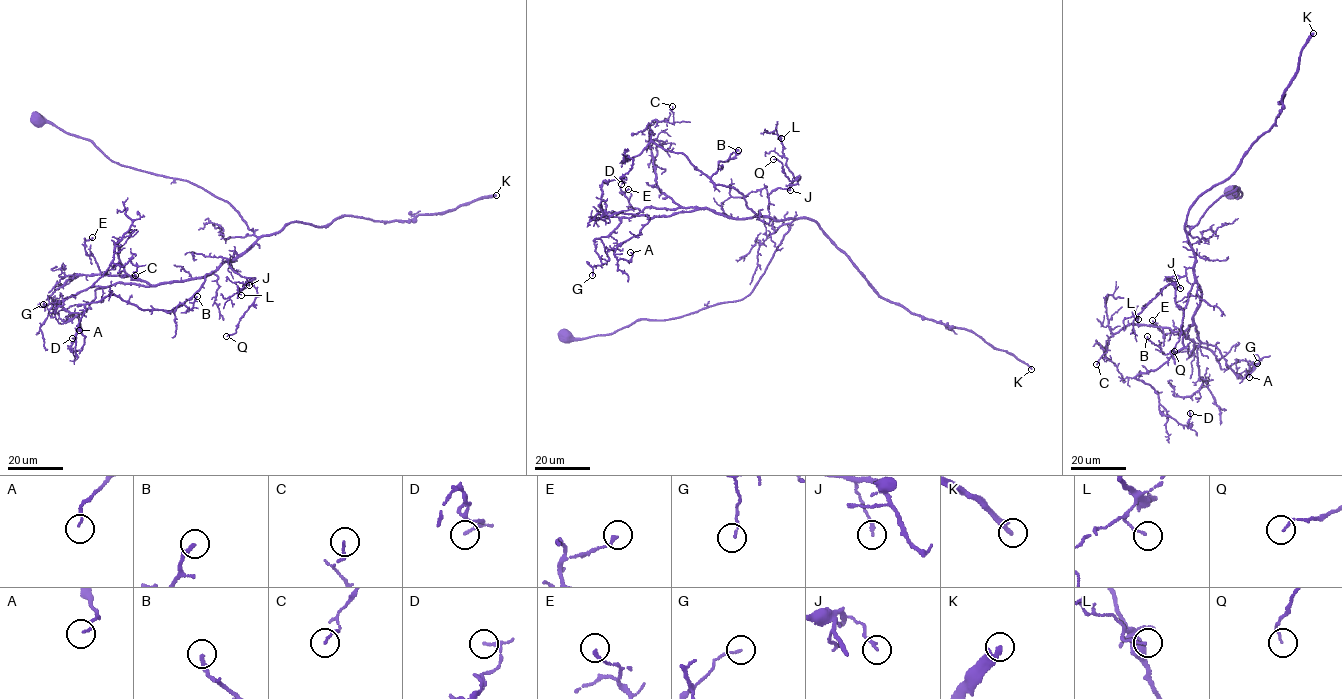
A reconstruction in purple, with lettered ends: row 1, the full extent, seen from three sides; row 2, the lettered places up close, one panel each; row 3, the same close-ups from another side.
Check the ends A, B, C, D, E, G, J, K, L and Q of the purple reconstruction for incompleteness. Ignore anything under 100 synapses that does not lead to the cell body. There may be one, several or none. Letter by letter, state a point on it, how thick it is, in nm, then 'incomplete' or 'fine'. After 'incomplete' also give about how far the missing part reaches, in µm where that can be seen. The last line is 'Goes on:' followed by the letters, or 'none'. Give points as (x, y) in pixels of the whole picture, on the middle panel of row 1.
A: at (630, 252); 90 nm thick; fine
B: at (738, 150); 200 nm thick; fine
C: at (672, 106); 110 nm thick; fine
D: at (621, 184); 90 nm thick; fine
E: at (628, 189); 170 nm thick; fine
G: at (592, 275); 110 nm thick; fine
J: at (790, 190); 140 nm thick; fine
K: at (1031, 369); 320 nm thick; incomplete; about 250 µm are missing
L: at (781, 138); 100 nm thick; fine
Q: at (773, 159); 90 nm thick; fine
Goes on: K

